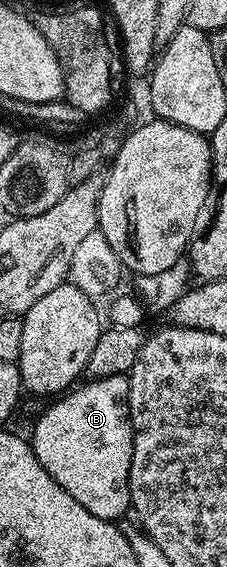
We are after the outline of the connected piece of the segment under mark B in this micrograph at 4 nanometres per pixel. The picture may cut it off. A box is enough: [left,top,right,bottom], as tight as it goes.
[30,376,134,521]

